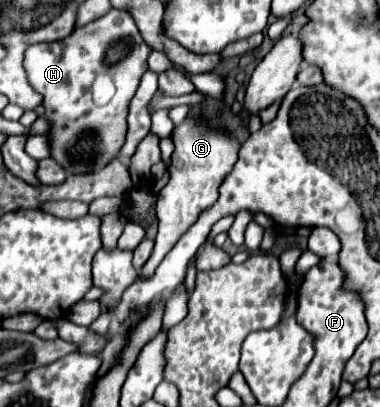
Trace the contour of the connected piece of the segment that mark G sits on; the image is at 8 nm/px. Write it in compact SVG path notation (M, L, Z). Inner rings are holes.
M192 114L186 116L186 120L174 128L172 132L174 142L174 154L170 162L170 180L160 190L158 202L156 202L156 216L158 216L158 236L156 246L146 262L142 276L152 276L160 260L172 250L176 240L198 220L200 212L212 204L218 196L220 180L232 170L232 164L238 160L240 142L232 136L228 128L212 126L204 114Z

